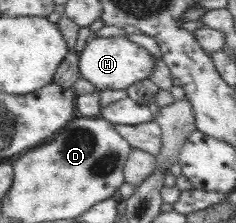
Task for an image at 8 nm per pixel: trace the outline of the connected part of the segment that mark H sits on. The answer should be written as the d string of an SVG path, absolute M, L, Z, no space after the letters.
M123 36L95 37L86 41L85 48L78 53L78 56L82 78L94 84L97 90L126 90L129 85L149 78L156 59L147 49Z

